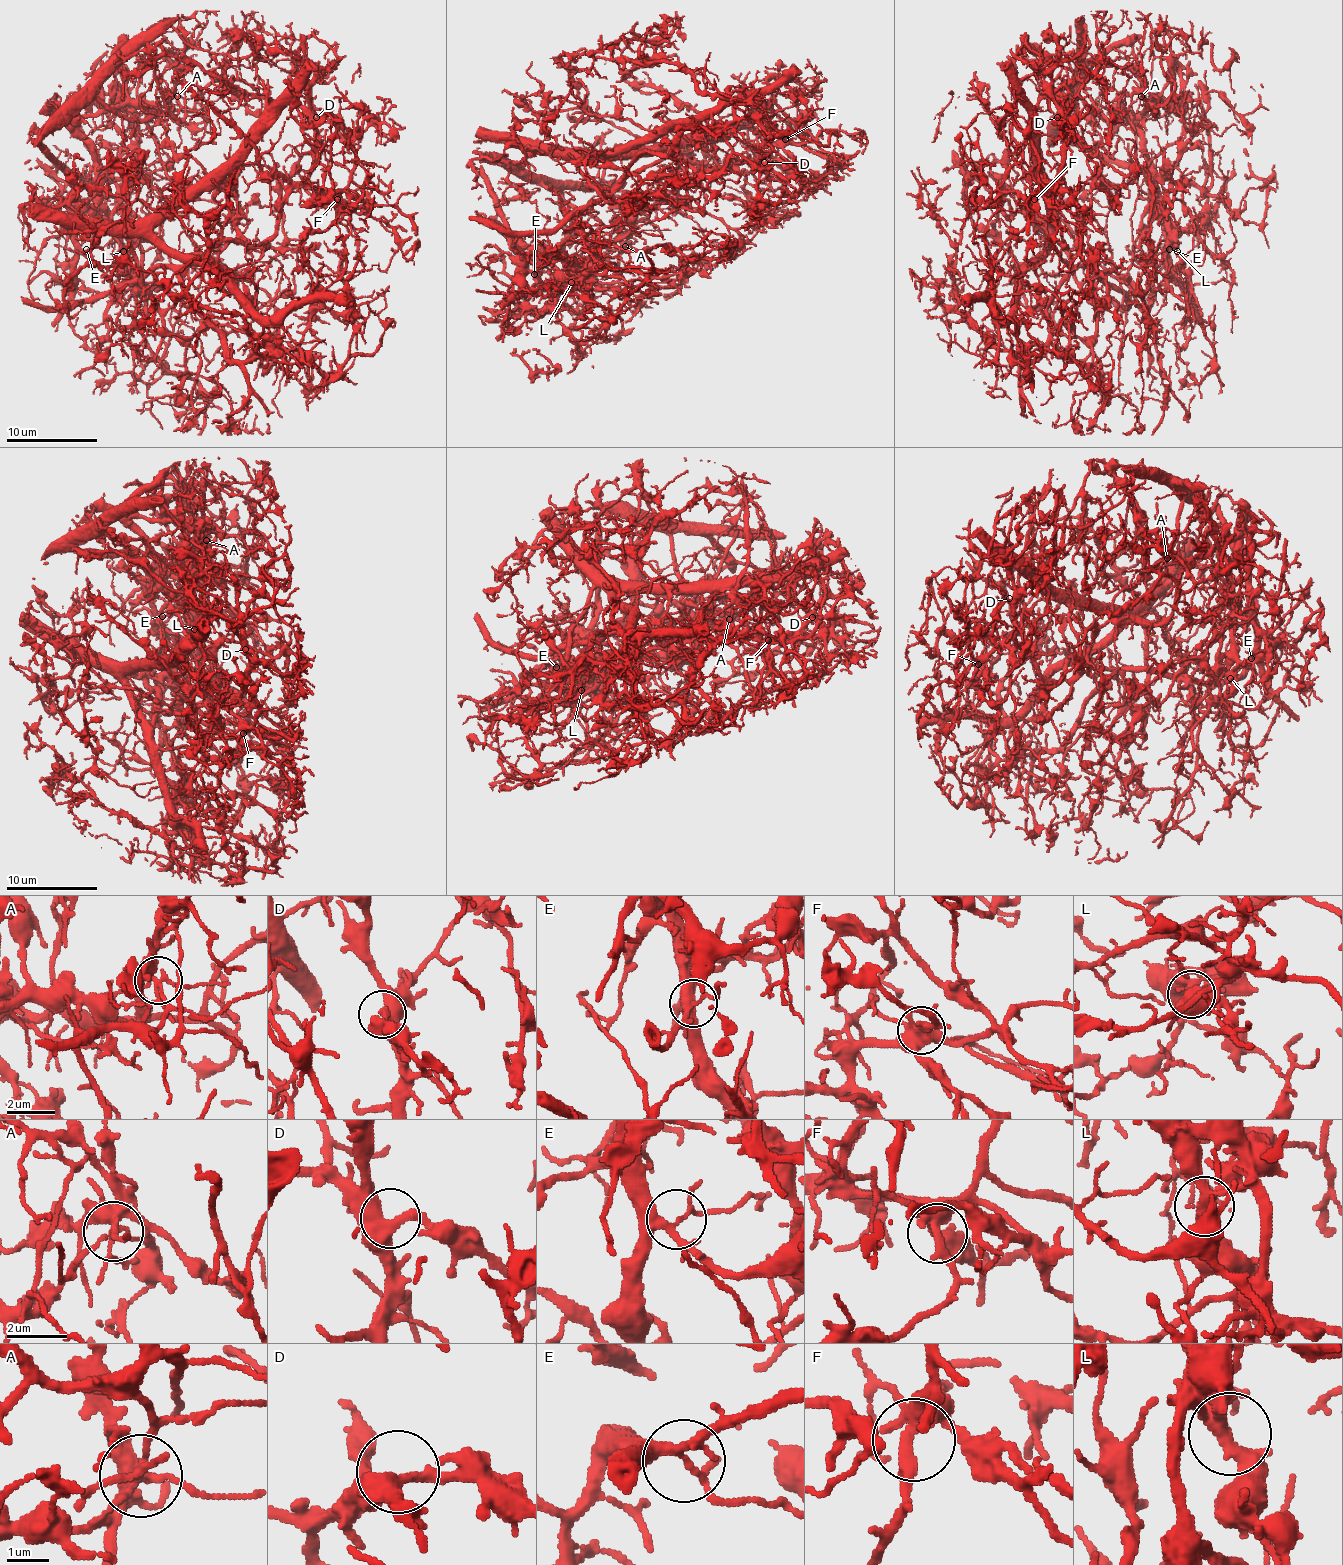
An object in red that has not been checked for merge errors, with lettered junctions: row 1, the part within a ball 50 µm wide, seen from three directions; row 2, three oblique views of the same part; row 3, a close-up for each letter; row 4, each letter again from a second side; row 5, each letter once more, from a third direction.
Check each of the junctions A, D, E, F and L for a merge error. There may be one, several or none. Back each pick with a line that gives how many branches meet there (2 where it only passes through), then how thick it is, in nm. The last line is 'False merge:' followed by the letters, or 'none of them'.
A: Branches: 7. Thickness 300 nm
L: Branches: 3. Thickness 360 nm
False merge: A, L

